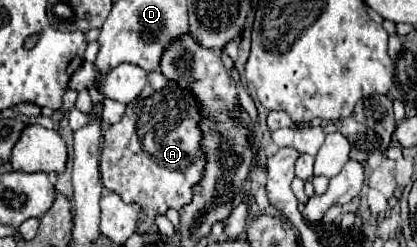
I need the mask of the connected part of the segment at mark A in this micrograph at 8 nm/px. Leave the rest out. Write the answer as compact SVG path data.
M160 71L148 73L148 83L128 107L126 115L112 127L104 131L102 137L102 159L100 159L100 177L102 185L122 197L126 203L136 203L142 211L154 219L166 209L180 209L192 199L192 185L202 177L202 167L206 159L200 153L202 133L198 131L198 107L188 91L182 91L174 81L168 81Z

